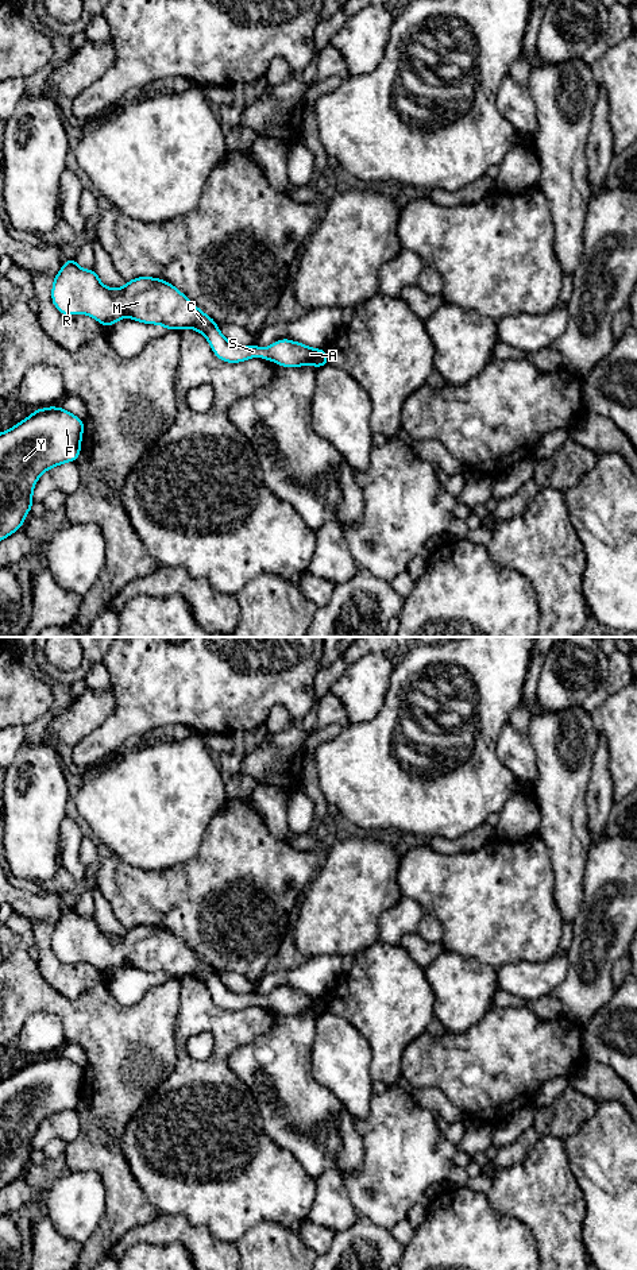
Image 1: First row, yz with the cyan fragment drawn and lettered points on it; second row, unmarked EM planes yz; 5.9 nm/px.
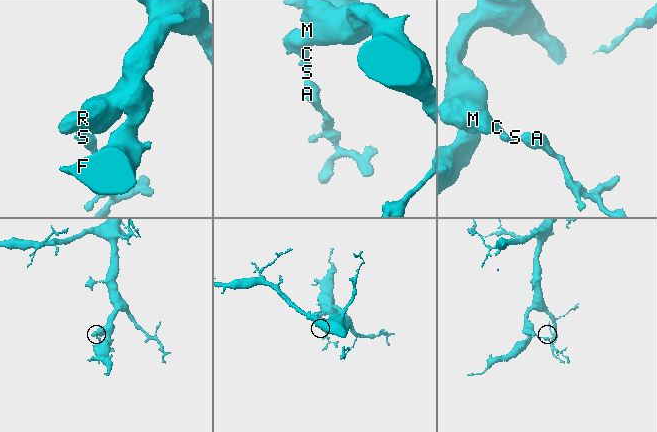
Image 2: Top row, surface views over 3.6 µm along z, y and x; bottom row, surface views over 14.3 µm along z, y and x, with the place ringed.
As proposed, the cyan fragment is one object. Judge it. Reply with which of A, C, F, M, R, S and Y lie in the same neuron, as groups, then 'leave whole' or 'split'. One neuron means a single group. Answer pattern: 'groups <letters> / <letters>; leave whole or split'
groups A C F M R S Y; leave whole

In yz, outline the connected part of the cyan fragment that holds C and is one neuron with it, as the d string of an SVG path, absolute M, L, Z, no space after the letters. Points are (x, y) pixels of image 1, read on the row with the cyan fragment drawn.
M67 258L54 278L51 300L62 314L89 314L107 328L130 317L166 329L196 329L206 337L213 354L227 363L258 356L283 367L312 364L321 368L328 364L327 348L316 350L289 339L265 350L255 344L233 344L221 335L213 319L165 279L138 277L126 282L123 289L111 289L100 282L94 270L81 269L74 258Z

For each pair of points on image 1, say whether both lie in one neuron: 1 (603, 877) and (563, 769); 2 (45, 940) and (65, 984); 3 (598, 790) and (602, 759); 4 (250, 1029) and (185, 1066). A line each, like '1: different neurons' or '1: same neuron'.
1: different neurons
2: same neuron
3: same neuron
4: same neuron

